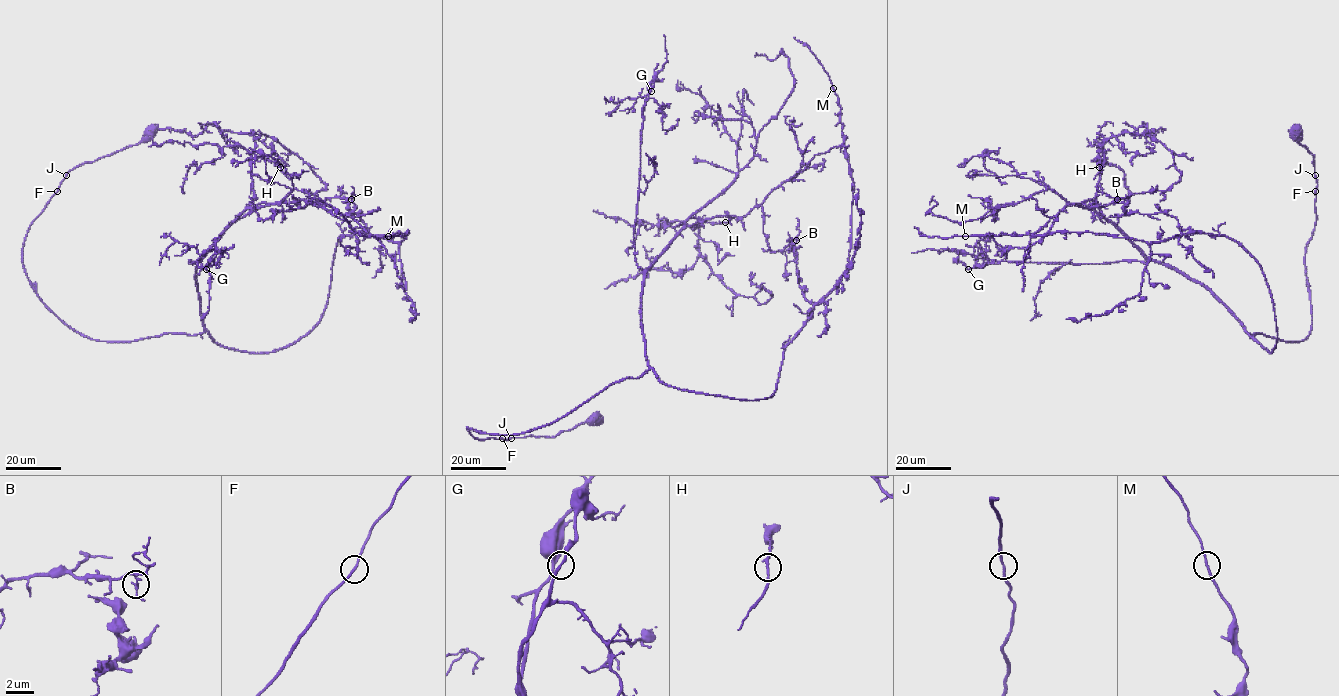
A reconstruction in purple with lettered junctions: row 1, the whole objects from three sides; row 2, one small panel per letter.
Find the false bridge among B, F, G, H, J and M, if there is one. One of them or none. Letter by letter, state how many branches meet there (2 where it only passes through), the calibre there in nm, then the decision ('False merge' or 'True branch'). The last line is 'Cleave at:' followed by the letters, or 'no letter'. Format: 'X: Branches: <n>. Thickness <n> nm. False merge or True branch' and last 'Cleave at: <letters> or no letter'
B: Branches: 2. Thickness 160 nm. True branch
F: Branches: 2. Thickness 170 nm. True branch
G: Branches: 2. Thickness 200 nm. True branch
H: Branches: 2. Thickness 160 nm. True branch
J: Branches: 2. Thickness 150 nm. True branch
M: Branches: 2. Thickness 170 nm. True branch
Cleave at: no letter

